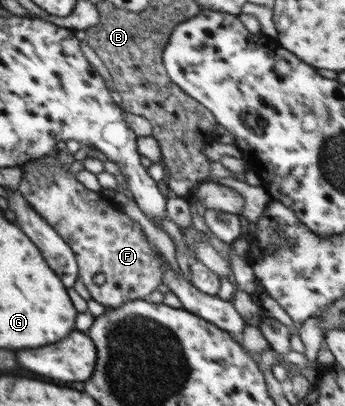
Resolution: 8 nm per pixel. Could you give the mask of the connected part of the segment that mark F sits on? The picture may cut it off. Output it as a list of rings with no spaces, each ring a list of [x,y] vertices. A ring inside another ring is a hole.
[[[55,153],[41,157],[38,166],[34,161],[25,163],[18,190],[37,214],[70,245],[77,260],[80,281],[89,290],[92,299],[110,309],[118,308],[130,300],[147,300],[148,295],[156,290],[156,286],[163,283],[162,255],[155,246],[150,245],[141,226],[132,220],[132,216],[122,211],[125,205],[122,200],[108,199],[102,191],[92,191],[84,187],[74,176],[75,173],[62,166],[56,157]],[[95,274],[103,274],[106,281],[102,285],[96,285]]]

